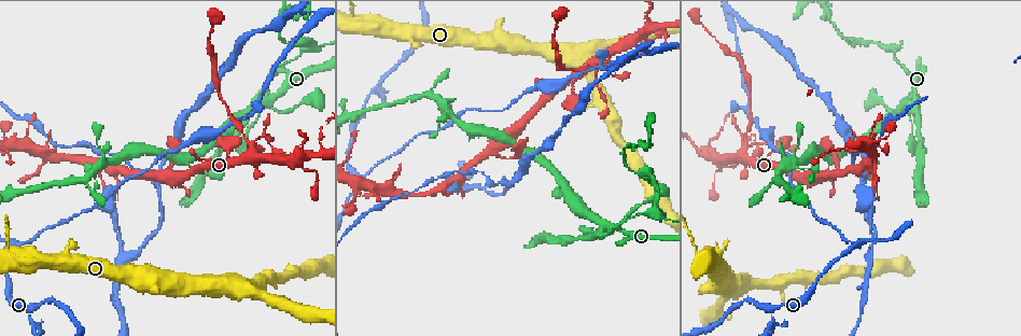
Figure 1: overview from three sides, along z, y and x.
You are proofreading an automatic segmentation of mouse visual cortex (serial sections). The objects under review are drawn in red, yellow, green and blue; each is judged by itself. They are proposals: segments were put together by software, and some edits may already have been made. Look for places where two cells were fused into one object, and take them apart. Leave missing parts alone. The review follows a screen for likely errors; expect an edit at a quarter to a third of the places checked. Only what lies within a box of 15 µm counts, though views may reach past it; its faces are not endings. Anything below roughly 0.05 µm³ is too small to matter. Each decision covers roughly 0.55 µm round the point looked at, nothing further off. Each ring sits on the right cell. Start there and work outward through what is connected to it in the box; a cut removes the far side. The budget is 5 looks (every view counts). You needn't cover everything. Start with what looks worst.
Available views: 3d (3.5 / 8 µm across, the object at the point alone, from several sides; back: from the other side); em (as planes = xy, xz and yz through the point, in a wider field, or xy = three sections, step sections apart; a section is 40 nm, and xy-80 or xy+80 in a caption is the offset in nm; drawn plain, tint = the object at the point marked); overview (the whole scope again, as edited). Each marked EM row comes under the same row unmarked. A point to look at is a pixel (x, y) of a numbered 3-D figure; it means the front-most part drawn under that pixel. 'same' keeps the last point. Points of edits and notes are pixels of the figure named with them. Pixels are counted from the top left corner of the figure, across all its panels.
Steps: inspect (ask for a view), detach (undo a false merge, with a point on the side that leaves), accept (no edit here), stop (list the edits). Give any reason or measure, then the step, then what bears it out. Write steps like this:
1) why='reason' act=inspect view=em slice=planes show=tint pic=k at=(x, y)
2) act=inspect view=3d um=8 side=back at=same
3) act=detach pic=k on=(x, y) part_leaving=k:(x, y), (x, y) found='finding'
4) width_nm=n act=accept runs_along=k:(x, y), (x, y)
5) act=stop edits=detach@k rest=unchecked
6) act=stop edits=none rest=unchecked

why='four or more arms meet' act=inspect view=3d um=3.5 side=back pic=1 at=(907, 98)

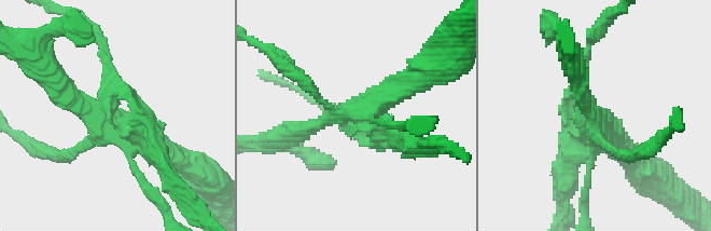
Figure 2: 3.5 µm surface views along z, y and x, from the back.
arms=4 arm_widths_nm=100,150,300,400 why='now the EM' act=inspect view=em slice=planes show=tint pic=2 at=(98, 112)

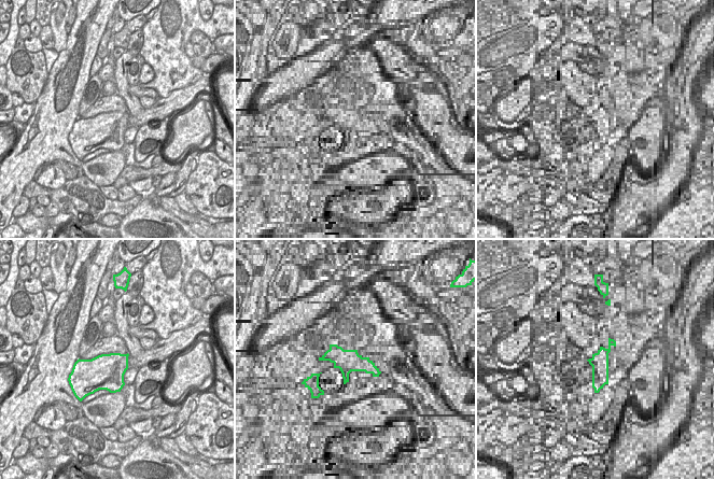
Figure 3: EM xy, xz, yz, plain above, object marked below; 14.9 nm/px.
act=detach pic=2 on=(570, 173) found='a second cell is stuck on'

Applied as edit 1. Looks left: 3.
why='thin neck' act=inspect view=3d um=3.5 pic=1 at=(372, 92)

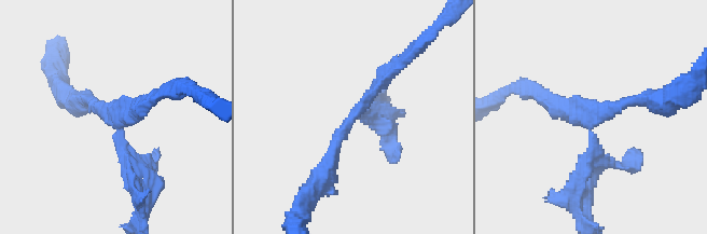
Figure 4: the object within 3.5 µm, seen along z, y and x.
arms=3 arm_widths_nm=200,200,200 act=inspect view=em slice=planes show=tint pic=4 at=(591, 112)

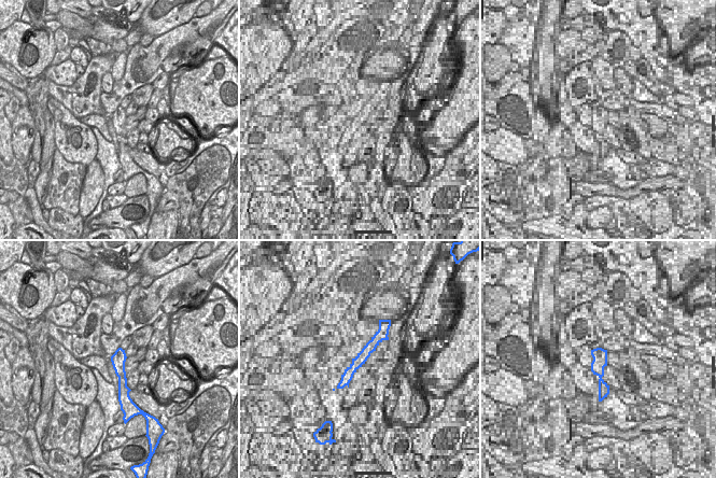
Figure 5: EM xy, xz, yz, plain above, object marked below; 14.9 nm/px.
act=detach pic=4 on=(385, 121) border=5:(118, 377), (125, 378) found='a second cell is stuck on'

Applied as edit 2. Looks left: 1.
act=stop edits=detach@2,detach@4 rest=unchecked

